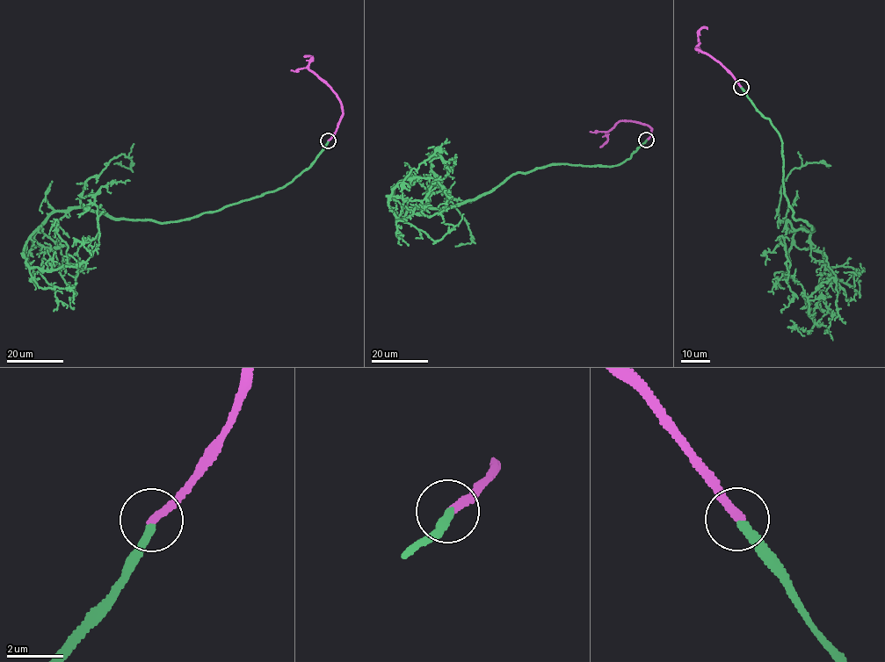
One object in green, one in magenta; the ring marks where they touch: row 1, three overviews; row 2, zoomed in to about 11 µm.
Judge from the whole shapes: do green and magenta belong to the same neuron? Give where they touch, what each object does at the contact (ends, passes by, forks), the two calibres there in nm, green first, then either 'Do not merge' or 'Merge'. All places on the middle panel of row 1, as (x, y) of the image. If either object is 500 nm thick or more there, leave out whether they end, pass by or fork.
Place: (646, 140). At the ring green ends. At the ring magenta ends. Thickness 300 nm (green) against 320 nm. Merge

